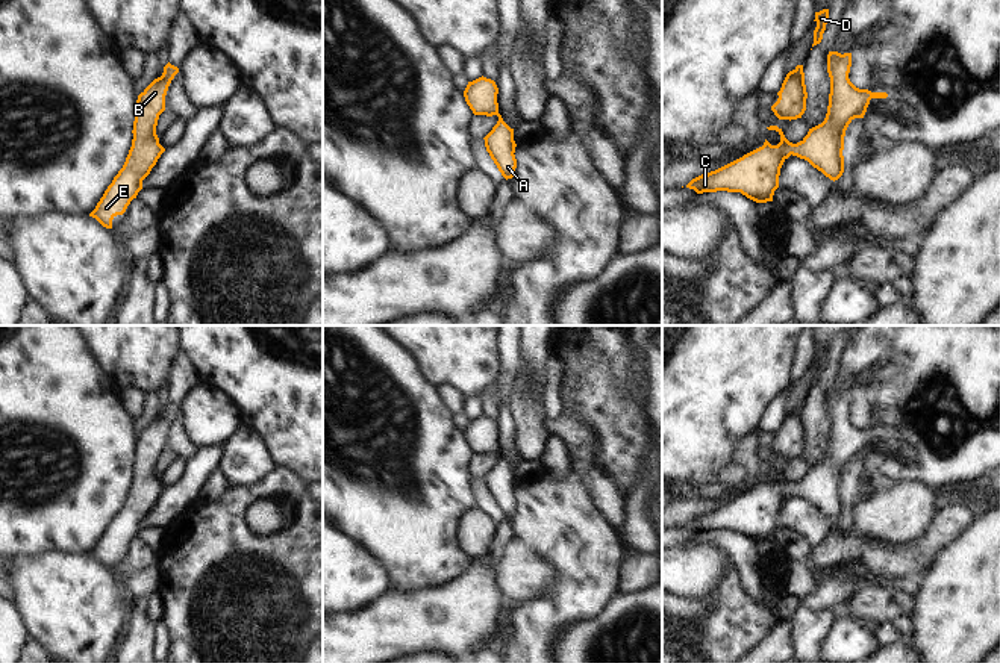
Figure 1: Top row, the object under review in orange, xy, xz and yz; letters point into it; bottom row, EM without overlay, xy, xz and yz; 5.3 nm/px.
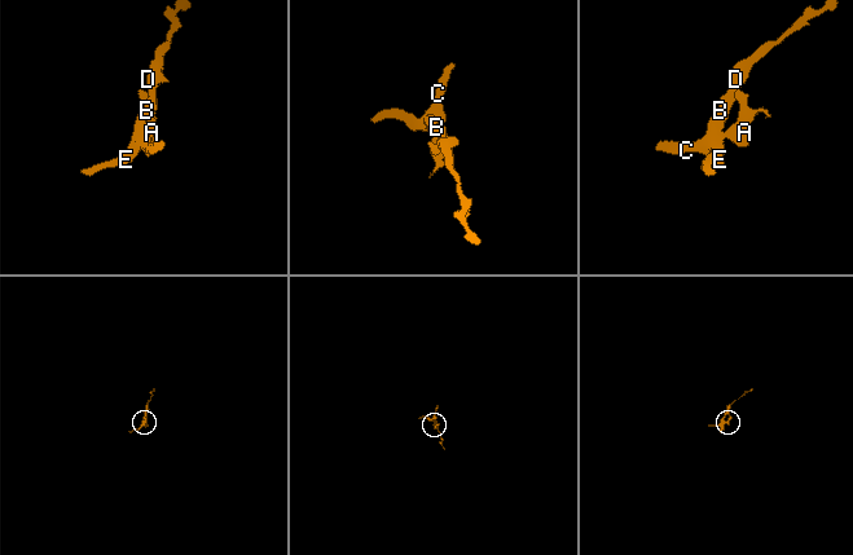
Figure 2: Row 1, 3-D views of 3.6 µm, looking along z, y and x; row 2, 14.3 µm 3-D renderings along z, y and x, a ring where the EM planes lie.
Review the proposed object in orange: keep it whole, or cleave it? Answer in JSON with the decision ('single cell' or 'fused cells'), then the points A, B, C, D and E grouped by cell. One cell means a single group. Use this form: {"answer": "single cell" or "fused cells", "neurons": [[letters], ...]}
{"answer": "single cell", "neurons": [["A", "B", "C", "D", "E"]]}

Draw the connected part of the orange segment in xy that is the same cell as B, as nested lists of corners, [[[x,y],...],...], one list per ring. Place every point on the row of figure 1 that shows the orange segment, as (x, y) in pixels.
[[[170,62],[161,77],[155,79],[139,95],[135,106],[133,139],[123,168],[114,177],[89,216],[112,229],[112,219],[123,215],[150,174],[165,148],[159,144],[156,126],[165,110],[165,95],[179,68]]]

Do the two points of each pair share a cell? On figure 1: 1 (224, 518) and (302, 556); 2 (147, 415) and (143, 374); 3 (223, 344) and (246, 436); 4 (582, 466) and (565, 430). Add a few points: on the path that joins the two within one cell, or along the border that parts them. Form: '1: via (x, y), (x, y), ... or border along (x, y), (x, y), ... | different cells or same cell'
1: via (244, 538), (265, 556), (282, 556) | same cell
2: border along (155, 391), (146, 394) | different cells
3: border along (244, 421), (259, 436), (267, 450) | different cells
4: via (582, 457), (581, 445), (574, 439) | same cell

